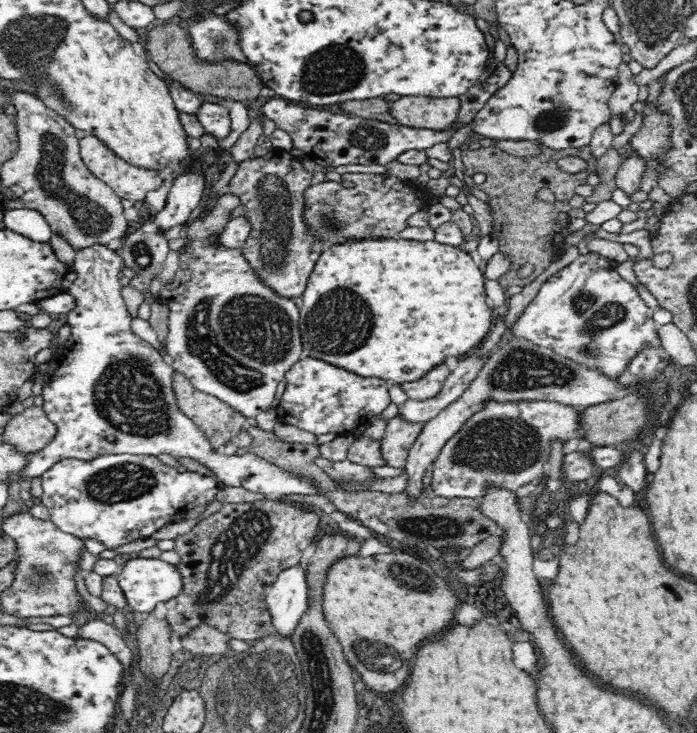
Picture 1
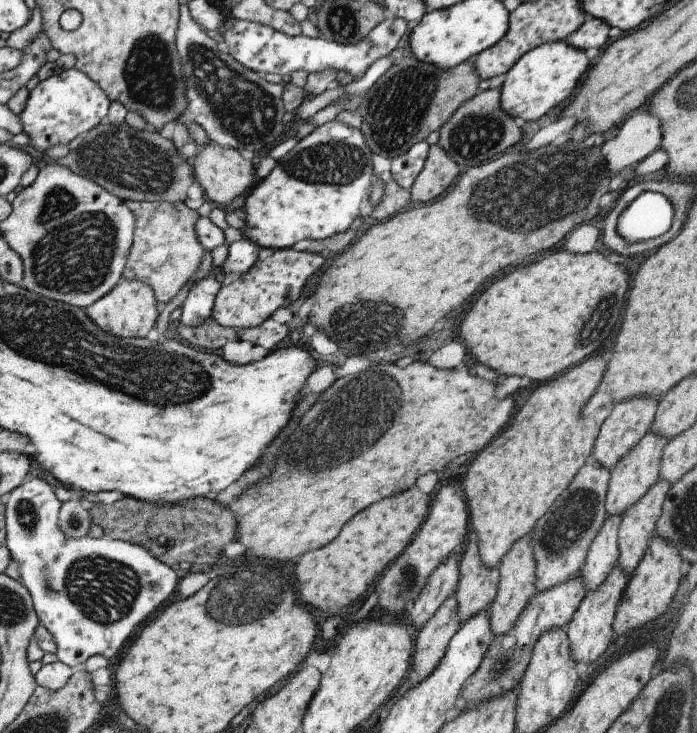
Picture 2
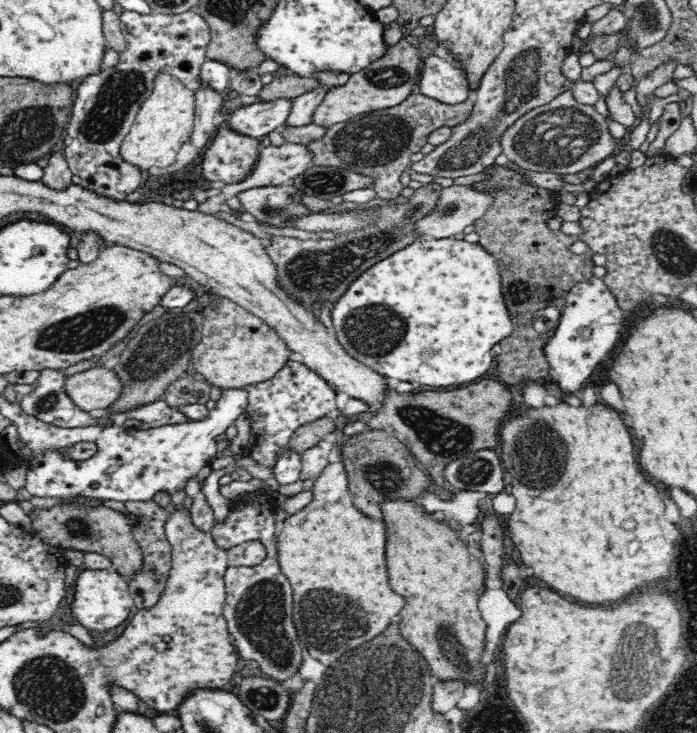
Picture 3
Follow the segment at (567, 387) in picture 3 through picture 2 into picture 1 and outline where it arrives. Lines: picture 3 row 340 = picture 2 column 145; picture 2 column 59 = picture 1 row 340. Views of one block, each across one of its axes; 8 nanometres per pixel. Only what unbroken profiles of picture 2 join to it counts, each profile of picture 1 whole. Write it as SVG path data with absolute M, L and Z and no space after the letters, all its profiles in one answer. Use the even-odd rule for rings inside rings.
M595 253L570 260L570 264L566 264L565 268L554 272L543 282L537 296L524 308L516 324L510 330L506 330L499 346L510 337L524 337L534 344L549 348L562 359L570 359L572 363L605 374L608 380L618 380L640 350L644 350L646 346L656 349L661 346L656 322L652 319L656 309L648 306L633 285L618 274L618 266L614 260Z

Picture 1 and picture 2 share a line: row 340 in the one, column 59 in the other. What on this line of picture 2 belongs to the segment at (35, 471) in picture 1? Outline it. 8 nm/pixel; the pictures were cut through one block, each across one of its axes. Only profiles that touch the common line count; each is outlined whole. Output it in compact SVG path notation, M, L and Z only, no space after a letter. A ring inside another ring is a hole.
M75 67L57 68L51 76L39 81L28 92L25 106L16 114L22 132L27 134L29 146L44 156L45 149L55 144L67 144L77 134L91 130L97 123L103 122L110 100L104 90L86 74Z

